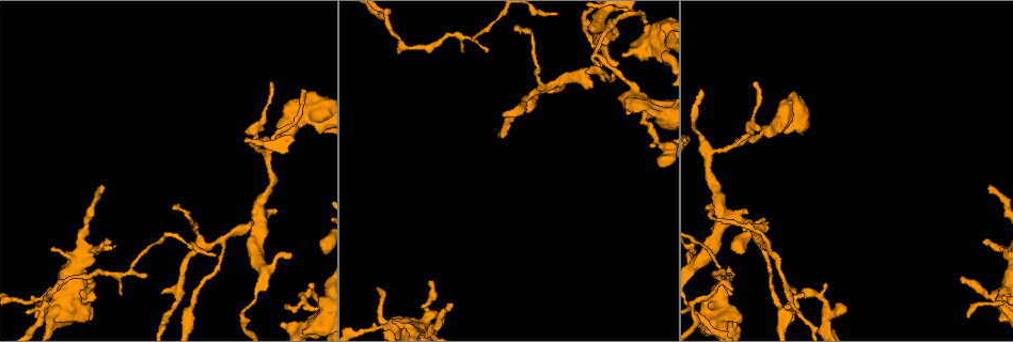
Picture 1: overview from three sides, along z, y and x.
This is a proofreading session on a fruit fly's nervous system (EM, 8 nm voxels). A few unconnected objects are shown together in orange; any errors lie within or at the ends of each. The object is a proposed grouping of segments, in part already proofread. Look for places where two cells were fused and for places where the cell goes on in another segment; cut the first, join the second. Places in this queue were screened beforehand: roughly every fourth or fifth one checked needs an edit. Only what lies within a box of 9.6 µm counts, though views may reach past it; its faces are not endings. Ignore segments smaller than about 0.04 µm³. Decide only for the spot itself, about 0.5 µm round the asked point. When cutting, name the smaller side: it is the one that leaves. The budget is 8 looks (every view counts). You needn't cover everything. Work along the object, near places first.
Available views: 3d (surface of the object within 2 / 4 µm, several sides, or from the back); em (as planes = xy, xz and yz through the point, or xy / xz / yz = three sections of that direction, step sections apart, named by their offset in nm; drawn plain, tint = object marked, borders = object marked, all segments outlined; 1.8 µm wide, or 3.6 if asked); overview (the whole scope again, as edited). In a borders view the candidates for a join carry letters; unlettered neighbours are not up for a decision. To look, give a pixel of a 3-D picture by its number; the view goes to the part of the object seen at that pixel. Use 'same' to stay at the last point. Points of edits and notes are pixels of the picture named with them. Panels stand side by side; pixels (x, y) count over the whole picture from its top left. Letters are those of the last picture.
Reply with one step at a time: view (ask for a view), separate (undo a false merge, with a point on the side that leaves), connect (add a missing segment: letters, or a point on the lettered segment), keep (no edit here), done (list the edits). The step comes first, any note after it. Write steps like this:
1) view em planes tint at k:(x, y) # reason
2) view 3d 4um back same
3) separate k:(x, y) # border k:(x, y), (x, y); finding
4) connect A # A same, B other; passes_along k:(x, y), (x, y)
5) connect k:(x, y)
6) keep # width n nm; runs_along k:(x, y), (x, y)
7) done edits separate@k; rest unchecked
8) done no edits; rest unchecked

view em planes borders at 1:(661, 165) # an open end

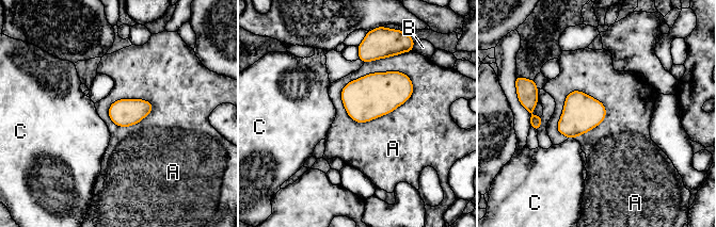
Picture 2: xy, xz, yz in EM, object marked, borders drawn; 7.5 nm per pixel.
keep # A other, B other, C other; border 2:(413, 83), (369, 73), (340, 99); none of them fits

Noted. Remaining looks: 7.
view em 3.6um planes borders at 1:(461, 50) # branch stops here

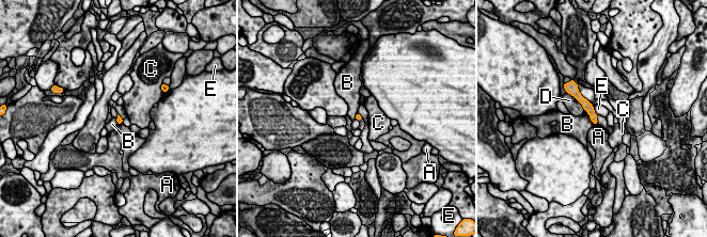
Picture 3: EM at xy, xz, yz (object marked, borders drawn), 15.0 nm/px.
keep # longest_contact D 340 nm; A other, B other, C other, D other, E other; border 3:(588, 117), (597, 124); none of them fits

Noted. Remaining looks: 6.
view em 3.6um xz step 4 borders at 1:(282, 322) # stops while still wide

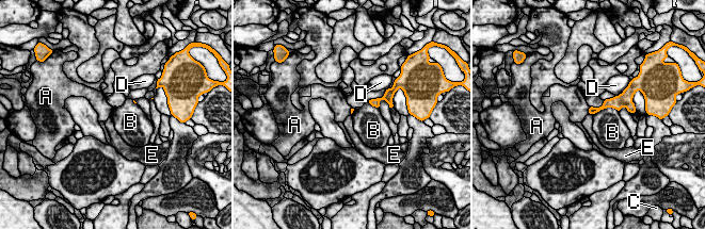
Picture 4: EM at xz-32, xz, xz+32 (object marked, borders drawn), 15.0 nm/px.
keep # A other, B other, C other, D other, E other; none of them fits

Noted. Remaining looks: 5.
view em planes borders at 1:(276, 211) # branch stops here

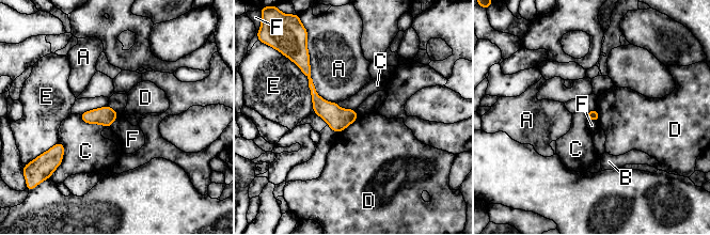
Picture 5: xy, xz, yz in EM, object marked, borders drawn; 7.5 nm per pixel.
keep # A other, B other, C other, D other, E other, F other; border 5:(119, 114), (110, 126); none of them fits

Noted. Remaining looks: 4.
done no edits; rest unchecked

